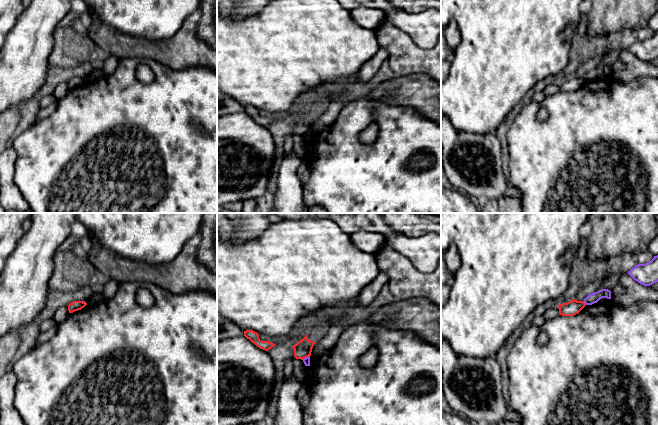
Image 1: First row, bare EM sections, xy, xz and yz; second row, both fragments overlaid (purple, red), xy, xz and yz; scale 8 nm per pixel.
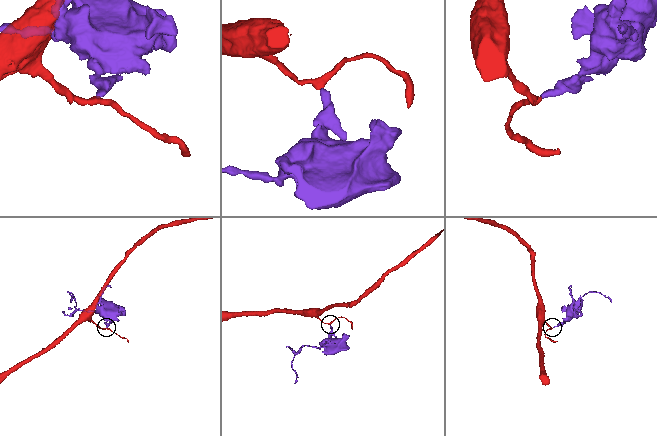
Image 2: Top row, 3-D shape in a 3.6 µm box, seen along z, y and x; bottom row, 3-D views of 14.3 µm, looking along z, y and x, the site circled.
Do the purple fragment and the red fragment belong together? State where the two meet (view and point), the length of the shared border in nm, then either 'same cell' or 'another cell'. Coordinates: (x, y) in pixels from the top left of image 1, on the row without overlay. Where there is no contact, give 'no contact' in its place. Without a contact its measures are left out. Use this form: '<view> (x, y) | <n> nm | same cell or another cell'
yz (585, 79) | 40 nm | another cell

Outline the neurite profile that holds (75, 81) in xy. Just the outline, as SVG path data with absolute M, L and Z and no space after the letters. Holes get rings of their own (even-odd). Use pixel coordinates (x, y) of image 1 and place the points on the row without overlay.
M73 77L68 81L68 87L69 89L73 89L75 87L81 86L87 81L86 78L83 77Z

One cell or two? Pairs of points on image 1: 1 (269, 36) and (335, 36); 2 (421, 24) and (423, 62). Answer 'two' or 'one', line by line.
1: one
2: two

